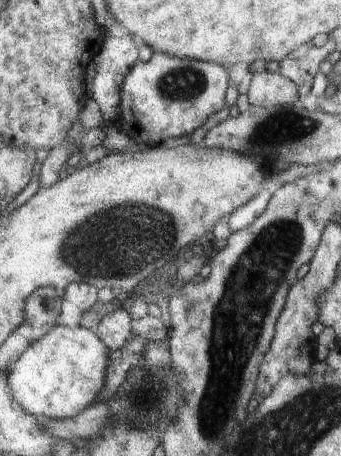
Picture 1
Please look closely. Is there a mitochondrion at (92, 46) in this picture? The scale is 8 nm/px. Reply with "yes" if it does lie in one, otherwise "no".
no

